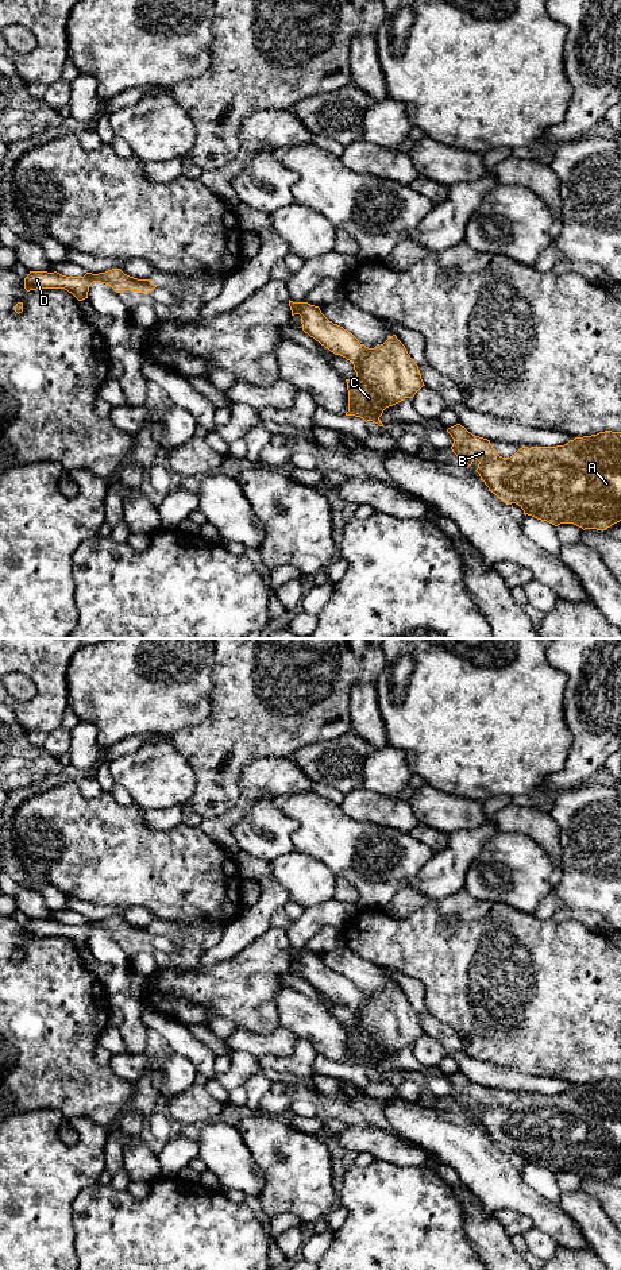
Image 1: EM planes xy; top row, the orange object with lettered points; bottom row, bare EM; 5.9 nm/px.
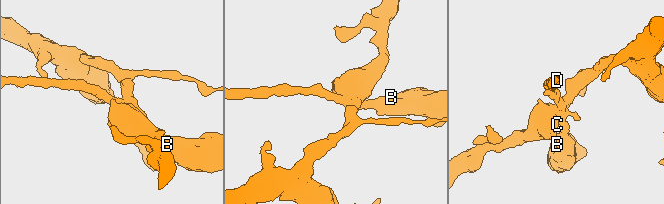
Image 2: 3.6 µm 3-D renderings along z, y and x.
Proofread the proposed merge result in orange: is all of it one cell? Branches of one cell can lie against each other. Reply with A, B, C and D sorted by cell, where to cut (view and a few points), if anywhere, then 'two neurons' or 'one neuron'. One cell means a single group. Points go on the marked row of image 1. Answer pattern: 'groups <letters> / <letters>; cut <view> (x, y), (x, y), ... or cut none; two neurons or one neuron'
groups A B D / C; cut xy (370, 348), (354, 366); two neurons

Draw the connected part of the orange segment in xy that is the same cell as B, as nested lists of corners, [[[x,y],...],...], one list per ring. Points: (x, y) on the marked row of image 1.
[[[460,424],[448,428],[447,432],[454,439],[454,444],[451,449],[459,458],[459,460],[471,466],[472,462],[477,459],[479,464],[475,471],[479,474],[481,479],[485,482],[489,490],[505,503],[518,505],[524,510],[524,514],[532,516],[541,521],[547,521],[555,526],[560,524],[574,524],[582,528],[583,530],[585,529],[605,530],[621,521],[621,432],[605,431],[591,436],[575,437],[574,440],[570,440],[567,444],[556,445],[556,447],[531,447],[531,448],[522,447],[510,458],[500,456],[490,444],[490,440],[472,435]]]

